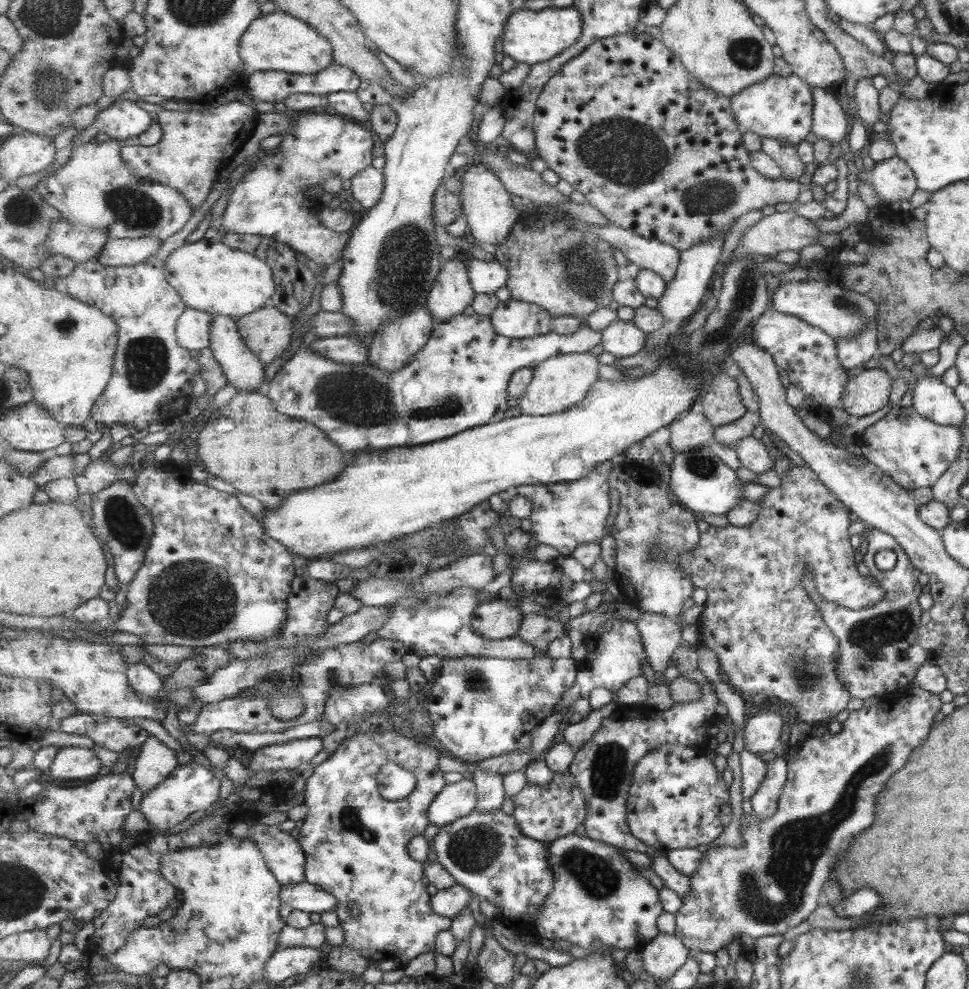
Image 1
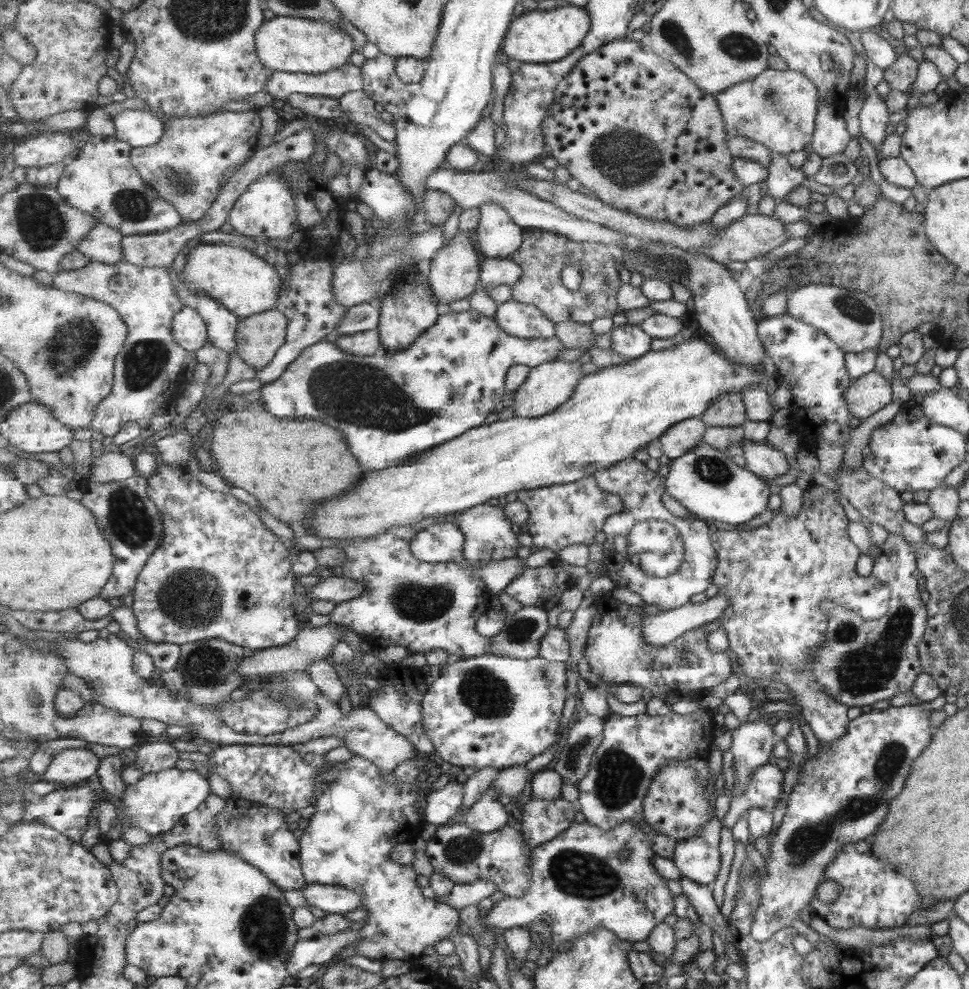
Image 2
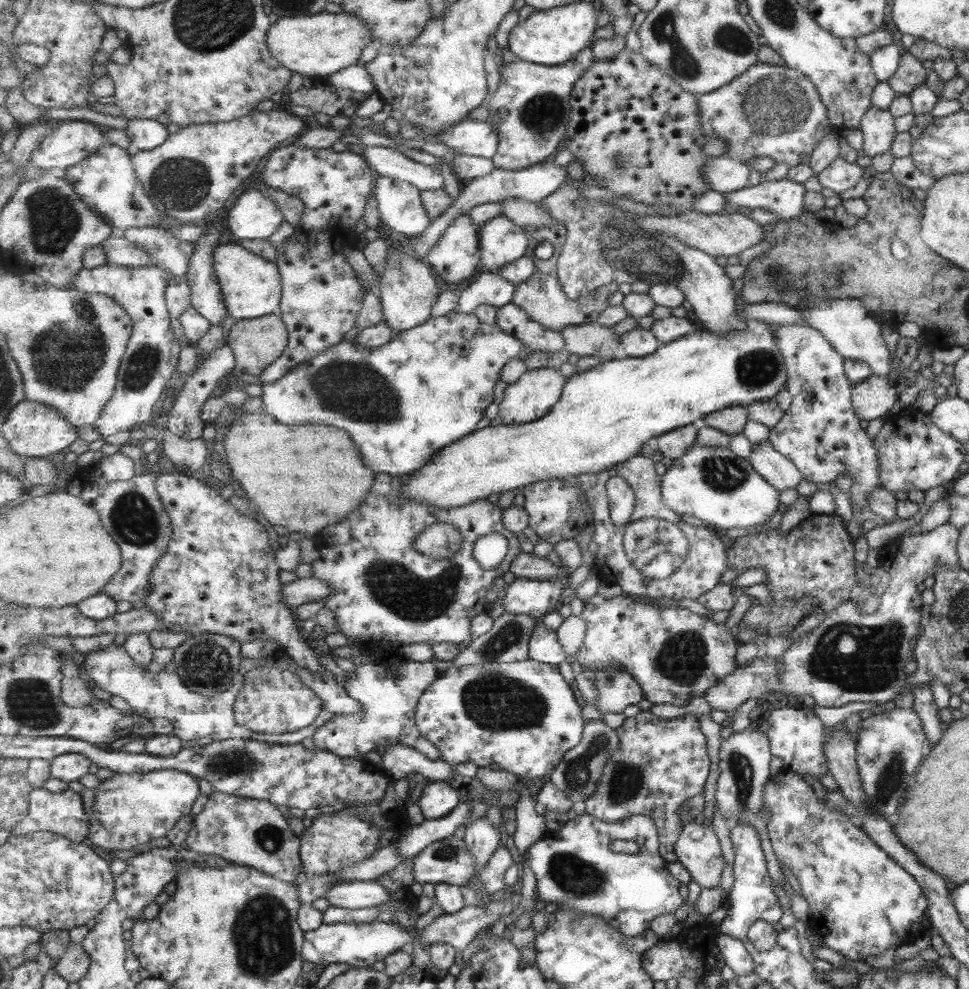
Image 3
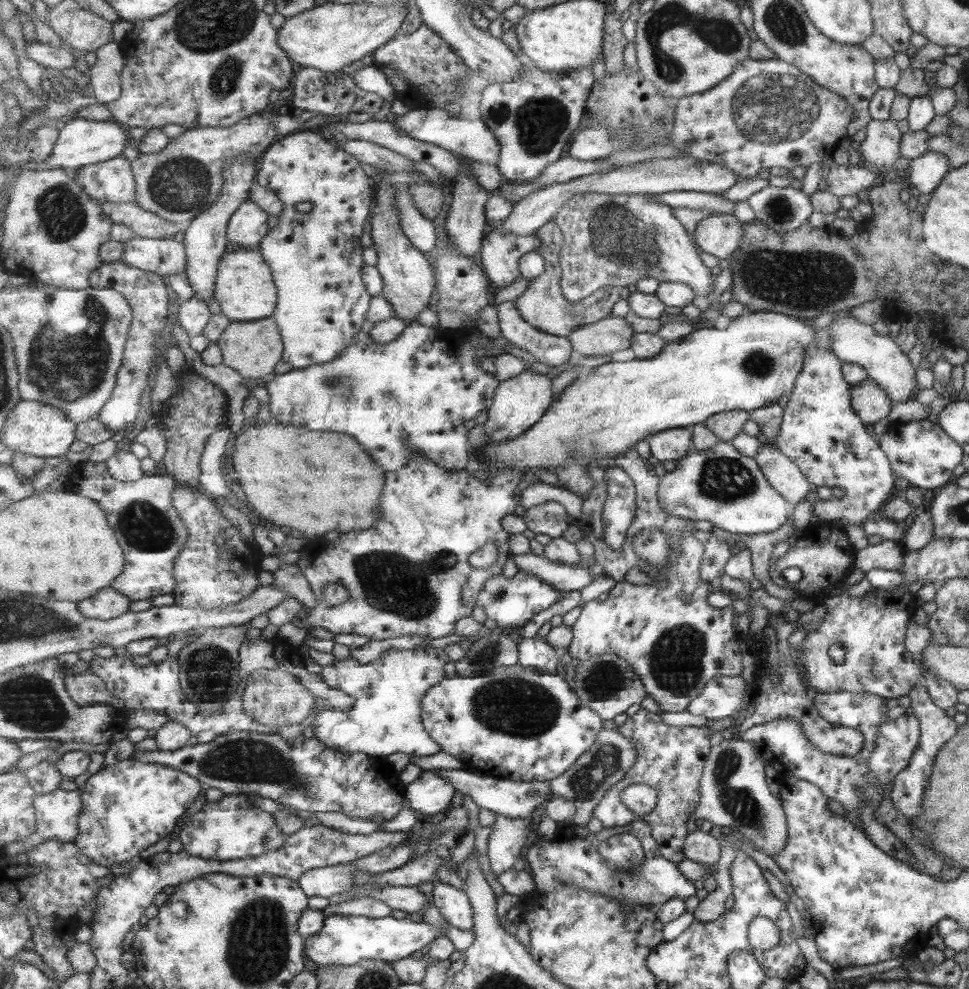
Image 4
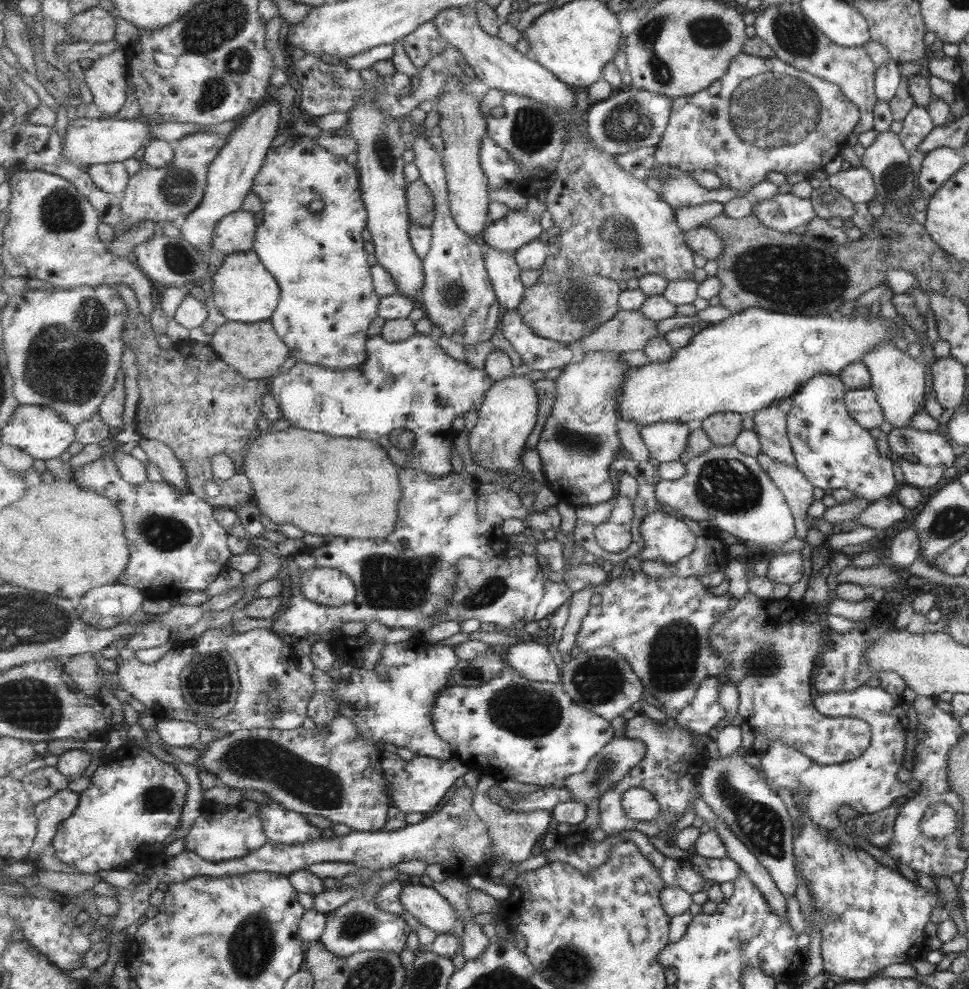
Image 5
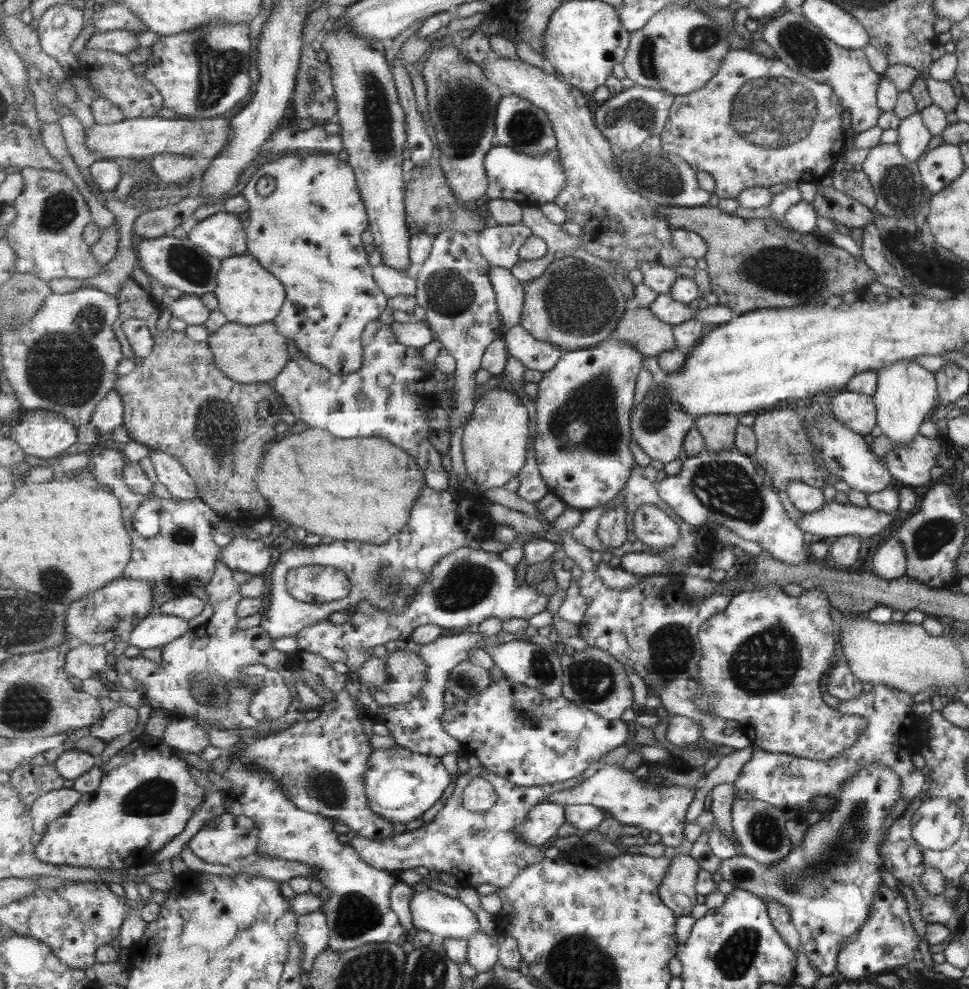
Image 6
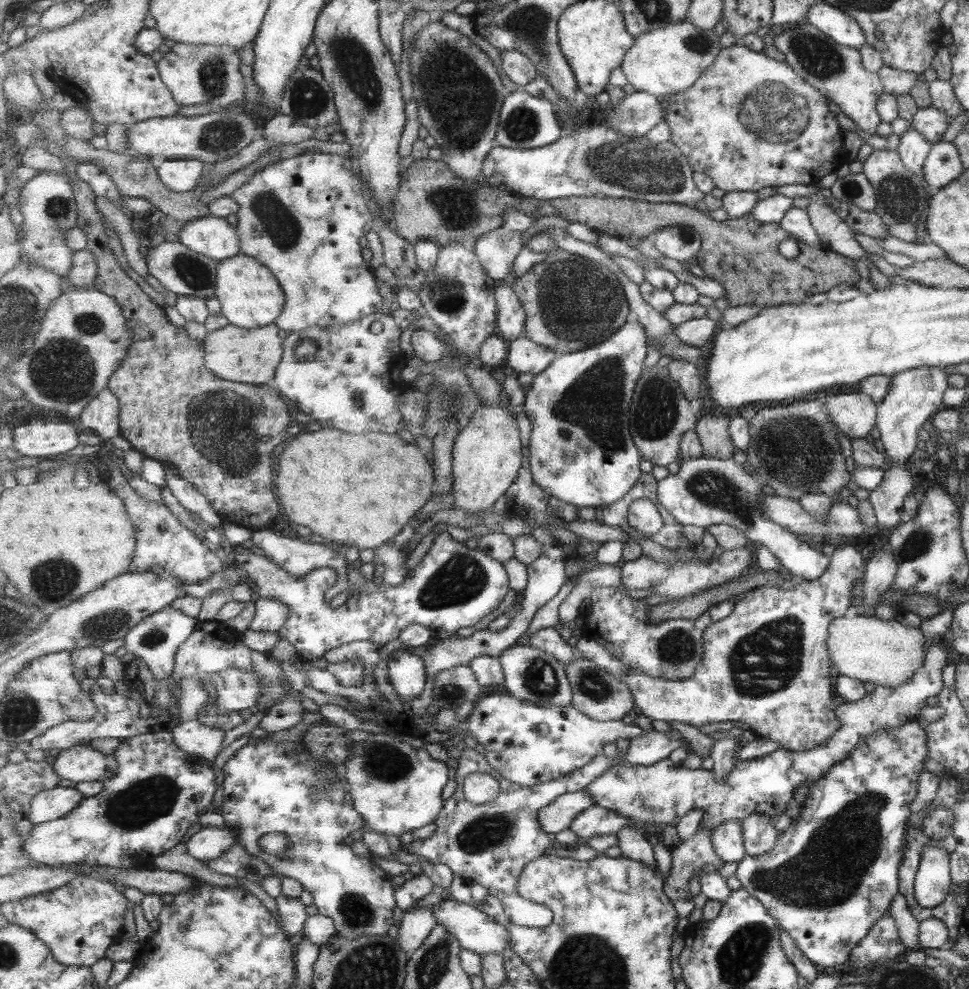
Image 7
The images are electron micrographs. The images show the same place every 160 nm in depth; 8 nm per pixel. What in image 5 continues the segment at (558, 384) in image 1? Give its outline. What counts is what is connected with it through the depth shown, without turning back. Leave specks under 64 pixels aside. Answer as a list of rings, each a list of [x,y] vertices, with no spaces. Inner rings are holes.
[[[519,375],[496,381],[491,390],[487,391],[478,412],[478,421],[468,437],[472,460],[496,473],[521,470],[525,442],[539,418],[539,392],[535,390],[535,381]]]

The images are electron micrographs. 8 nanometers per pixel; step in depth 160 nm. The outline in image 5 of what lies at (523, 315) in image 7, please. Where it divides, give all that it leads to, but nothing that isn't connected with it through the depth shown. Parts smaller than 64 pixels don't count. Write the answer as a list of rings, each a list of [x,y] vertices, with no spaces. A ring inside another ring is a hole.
[[[485,247],[484,255],[486,269],[494,284],[503,311],[517,309],[527,288],[522,281],[523,270],[518,265],[516,252]]]

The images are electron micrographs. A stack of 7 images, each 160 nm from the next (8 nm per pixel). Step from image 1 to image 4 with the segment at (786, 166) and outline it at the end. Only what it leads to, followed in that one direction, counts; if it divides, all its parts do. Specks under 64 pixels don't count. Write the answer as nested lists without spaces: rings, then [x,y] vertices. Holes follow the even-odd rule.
[[[767,186],[748,198],[749,204],[771,230],[795,230],[806,223],[812,212],[809,197],[792,187]]]

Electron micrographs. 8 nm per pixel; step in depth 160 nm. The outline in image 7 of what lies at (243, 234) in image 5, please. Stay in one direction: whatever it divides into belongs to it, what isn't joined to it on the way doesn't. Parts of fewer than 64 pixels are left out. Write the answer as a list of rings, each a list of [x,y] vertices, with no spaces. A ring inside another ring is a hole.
[[[213,214],[187,222],[177,235],[185,246],[218,261],[233,258],[242,249],[236,228]]]

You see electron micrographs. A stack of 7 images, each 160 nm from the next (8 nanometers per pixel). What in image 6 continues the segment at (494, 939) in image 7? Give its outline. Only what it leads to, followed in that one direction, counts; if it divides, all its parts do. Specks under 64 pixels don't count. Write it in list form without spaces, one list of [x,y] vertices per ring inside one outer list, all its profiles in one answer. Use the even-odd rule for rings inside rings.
[[[432,889],[416,892],[411,900],[411,911],[414,918],[414,927],[417,930],[427,931],[437,939],[459,939],[469,941],[479,932],[477,915],[458,898],[449,898],[445,894]]]

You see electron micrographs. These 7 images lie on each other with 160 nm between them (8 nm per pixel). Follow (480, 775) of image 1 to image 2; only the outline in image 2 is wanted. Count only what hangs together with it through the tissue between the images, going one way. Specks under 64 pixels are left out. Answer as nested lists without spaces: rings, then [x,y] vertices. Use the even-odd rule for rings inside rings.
[[[495,788],[487,789],[470,809],[464,812],[464,821],[476,831],[487,834],[507,824],[509,814],[499,802],[501,793]]]

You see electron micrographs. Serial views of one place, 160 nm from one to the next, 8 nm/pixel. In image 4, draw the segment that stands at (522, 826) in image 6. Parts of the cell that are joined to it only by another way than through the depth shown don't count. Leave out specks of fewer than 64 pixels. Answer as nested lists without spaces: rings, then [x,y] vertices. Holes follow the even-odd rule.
[[[495,814],[494,828],[487,842],[487,854],[490,870],[497,878],[513,868],[533,826],[529,818],[507,818]]]

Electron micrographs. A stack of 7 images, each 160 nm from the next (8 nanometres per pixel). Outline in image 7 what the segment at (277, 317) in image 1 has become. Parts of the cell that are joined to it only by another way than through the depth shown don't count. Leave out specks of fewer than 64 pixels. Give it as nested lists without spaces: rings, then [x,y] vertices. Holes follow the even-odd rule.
[[[229,323],[210,332],[203,341],[207,368],[222,379],[231,379],[233,382],[250,385],[272,384],[284,357],[284,340],[279,336],[279,329],[275,323],[256,329],[241,328]]]

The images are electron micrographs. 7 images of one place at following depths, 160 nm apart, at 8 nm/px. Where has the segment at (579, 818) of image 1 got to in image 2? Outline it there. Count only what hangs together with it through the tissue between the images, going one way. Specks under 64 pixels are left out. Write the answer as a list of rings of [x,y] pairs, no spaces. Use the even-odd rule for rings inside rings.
[[[530,795],[522,808],[522,834],[531,848],[557,838],[574,825],[577,810],[573,802],[563,797],[543,800]]]

